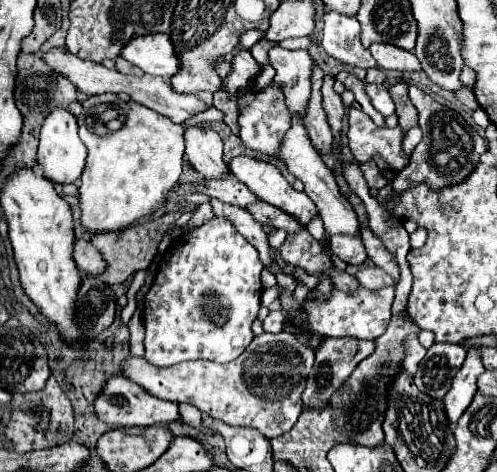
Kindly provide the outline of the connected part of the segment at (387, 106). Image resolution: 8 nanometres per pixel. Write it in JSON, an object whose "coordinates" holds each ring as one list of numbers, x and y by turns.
{"coordinates":[[366,84,366,94,370,96,372,106,382,114,382,116,390,116,394,114,394,102,386,90,386,86,378,86,378,84]]}

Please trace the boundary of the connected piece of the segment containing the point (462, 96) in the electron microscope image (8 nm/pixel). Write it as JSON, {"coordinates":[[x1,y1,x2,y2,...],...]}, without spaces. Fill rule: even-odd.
{"coordinates":[[462,86,460,90,456,90,456,92,454,92,454,96,456,96,464,106,468,106,470,110,476,110,476,108,478,108,478,102,476,102,474,92,472,92,472,88,470,88,470,86]]}

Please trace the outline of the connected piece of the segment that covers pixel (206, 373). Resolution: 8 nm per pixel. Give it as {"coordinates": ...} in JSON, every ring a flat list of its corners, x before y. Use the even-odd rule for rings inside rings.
{"coordinates":[[282,330,280,334,260,334,240,354,240,358,218,364,212,360,192,360,168,368,152,366,146,358,130,356,122,362,122,376,142,386,148,394,170,402,188,402,216,420,230,426,250,426,266,438,276,438,290,430,300,412,300,394,312,370,314,352,298,338]]}

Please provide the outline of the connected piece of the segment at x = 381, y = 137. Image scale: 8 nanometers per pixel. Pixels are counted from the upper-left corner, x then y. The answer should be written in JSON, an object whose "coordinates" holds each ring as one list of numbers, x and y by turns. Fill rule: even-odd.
{"coordinates":[[356,108,348,112,348,142,354,158,358,162,370,162,380,156,390,168,402,170,408,162,402,152,402,130,400,128,380,128,372,118]]}

